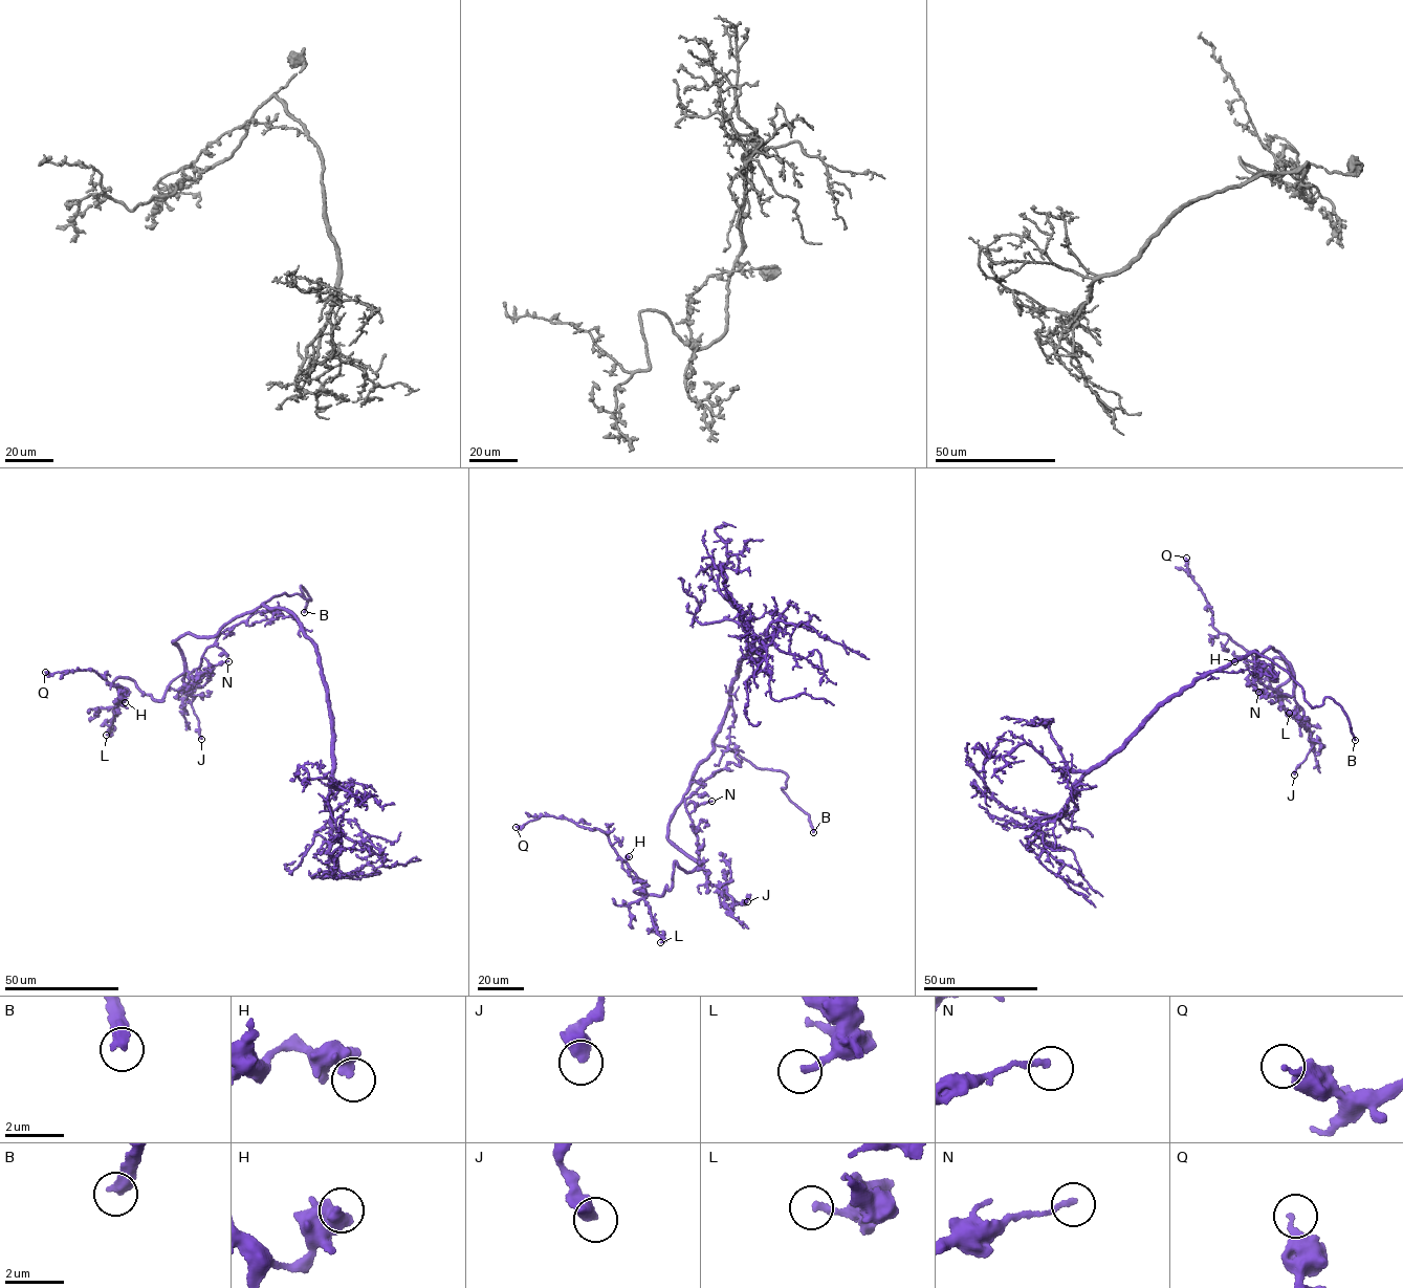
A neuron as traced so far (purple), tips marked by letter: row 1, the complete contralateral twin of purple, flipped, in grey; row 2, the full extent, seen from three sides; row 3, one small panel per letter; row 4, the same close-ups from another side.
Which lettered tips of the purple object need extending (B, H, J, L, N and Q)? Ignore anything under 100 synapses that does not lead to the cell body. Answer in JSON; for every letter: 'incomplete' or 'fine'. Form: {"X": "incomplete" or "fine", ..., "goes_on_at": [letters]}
{"B": "incomplete", "H": "fine", "J": "fine", "L": "fine", "N": "fine", "Q": "fine", "goes_on_at": ["B"]}

